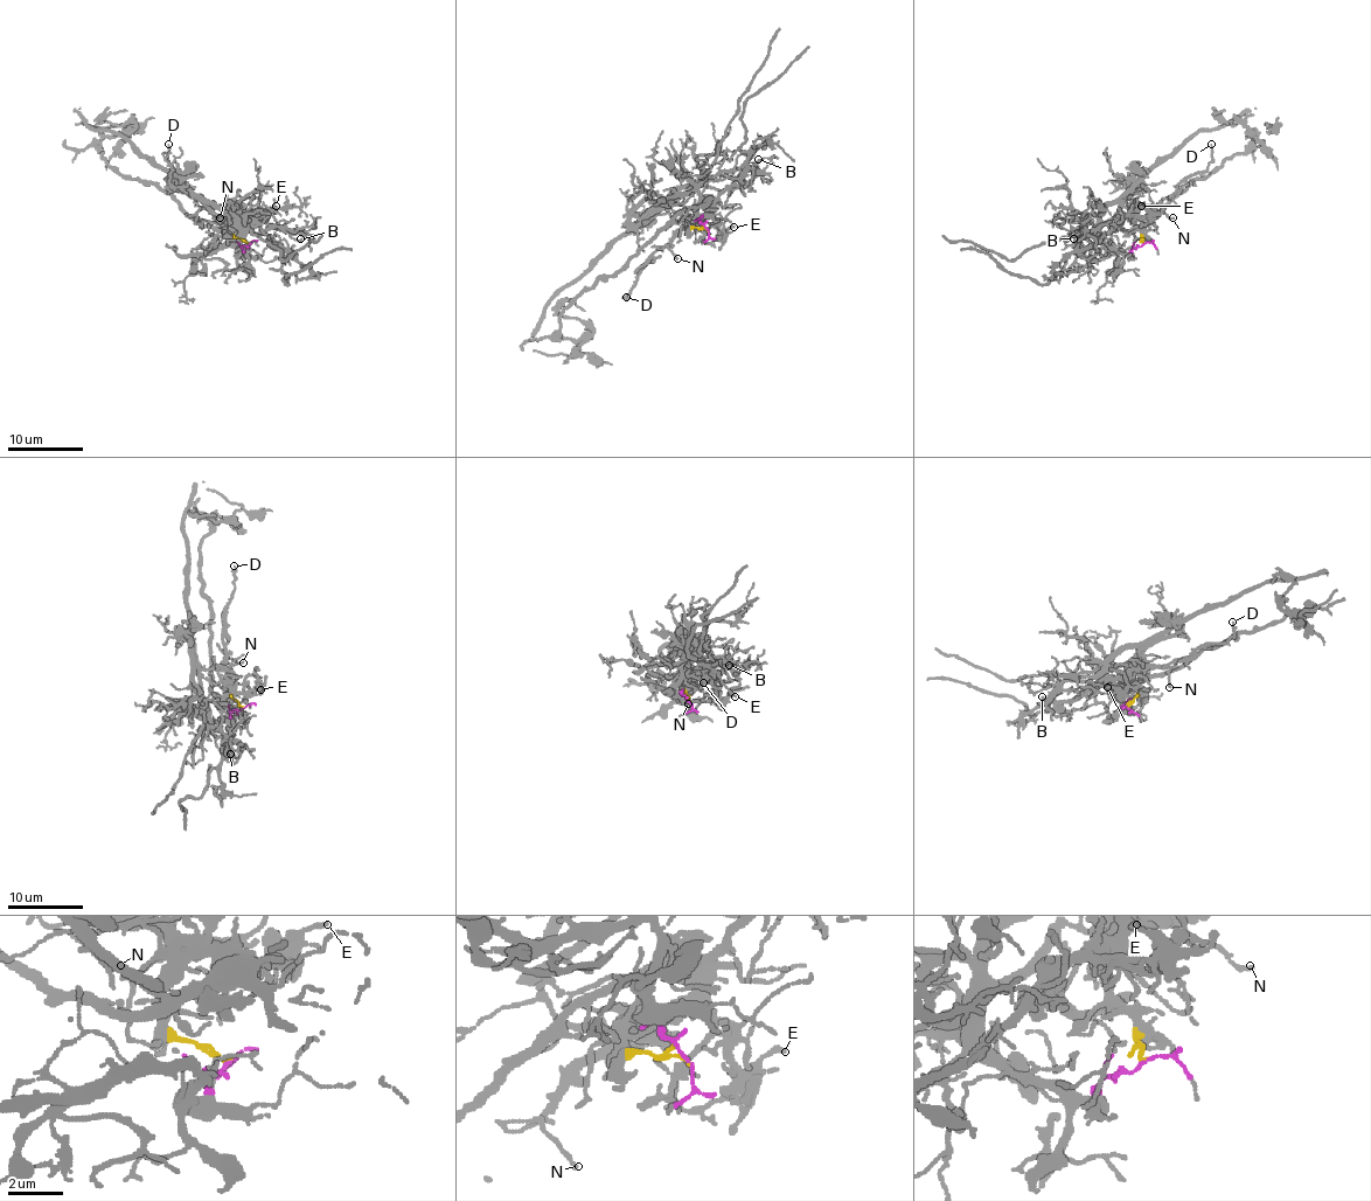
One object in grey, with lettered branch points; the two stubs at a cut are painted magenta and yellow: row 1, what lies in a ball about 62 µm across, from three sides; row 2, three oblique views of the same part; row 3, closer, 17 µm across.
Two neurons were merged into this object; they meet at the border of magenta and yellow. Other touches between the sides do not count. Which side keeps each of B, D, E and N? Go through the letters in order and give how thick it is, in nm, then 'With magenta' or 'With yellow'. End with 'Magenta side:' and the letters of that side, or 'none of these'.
B: Thickness 110 nm. With magenta
D: Thickness 120 nm. With yellow
E: Thickness 160 nm. With yellow
N: Thickness 130 nm. With yellow
Magenta side: B

